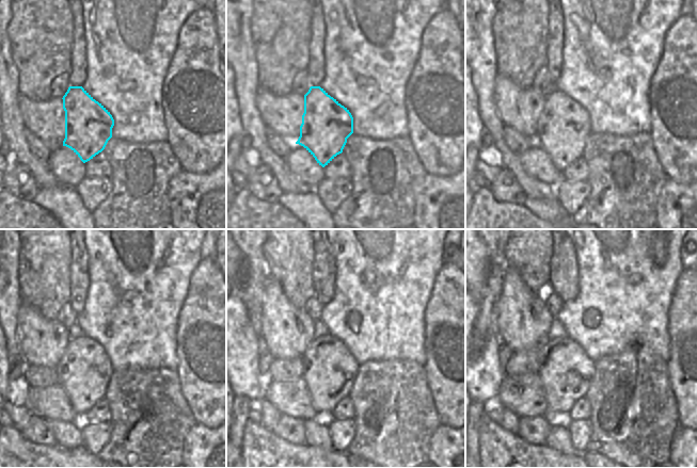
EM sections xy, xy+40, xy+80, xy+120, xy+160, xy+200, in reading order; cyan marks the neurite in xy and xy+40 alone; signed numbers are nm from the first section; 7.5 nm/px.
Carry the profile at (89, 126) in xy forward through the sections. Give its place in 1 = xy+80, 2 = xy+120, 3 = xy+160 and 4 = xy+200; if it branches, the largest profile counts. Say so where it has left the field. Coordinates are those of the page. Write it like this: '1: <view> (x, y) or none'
1: xy+80 (564, 126)
2: xy+120 (84, 370)
3: xy+160 (329, 370)
4: xy+200 (566, 371)

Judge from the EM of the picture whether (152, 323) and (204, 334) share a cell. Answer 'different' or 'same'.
different

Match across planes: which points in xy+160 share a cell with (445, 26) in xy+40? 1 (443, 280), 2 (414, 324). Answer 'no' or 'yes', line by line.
1: yes
2: no

